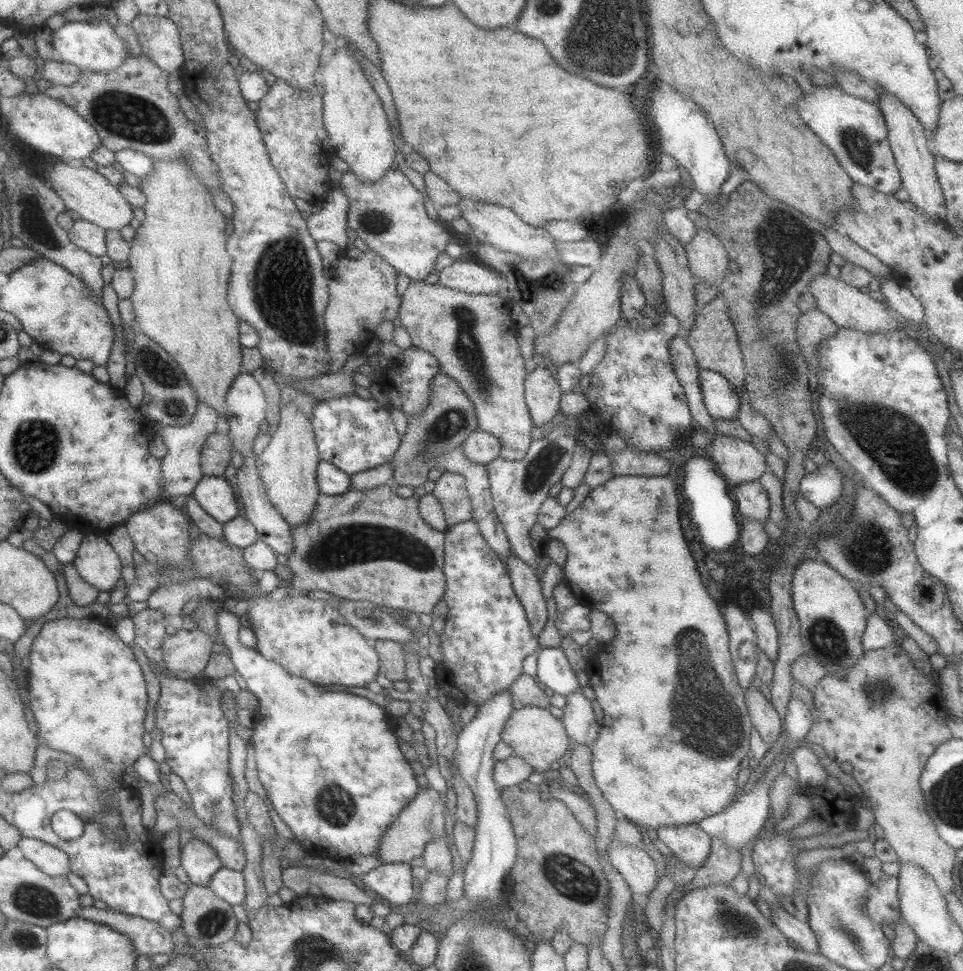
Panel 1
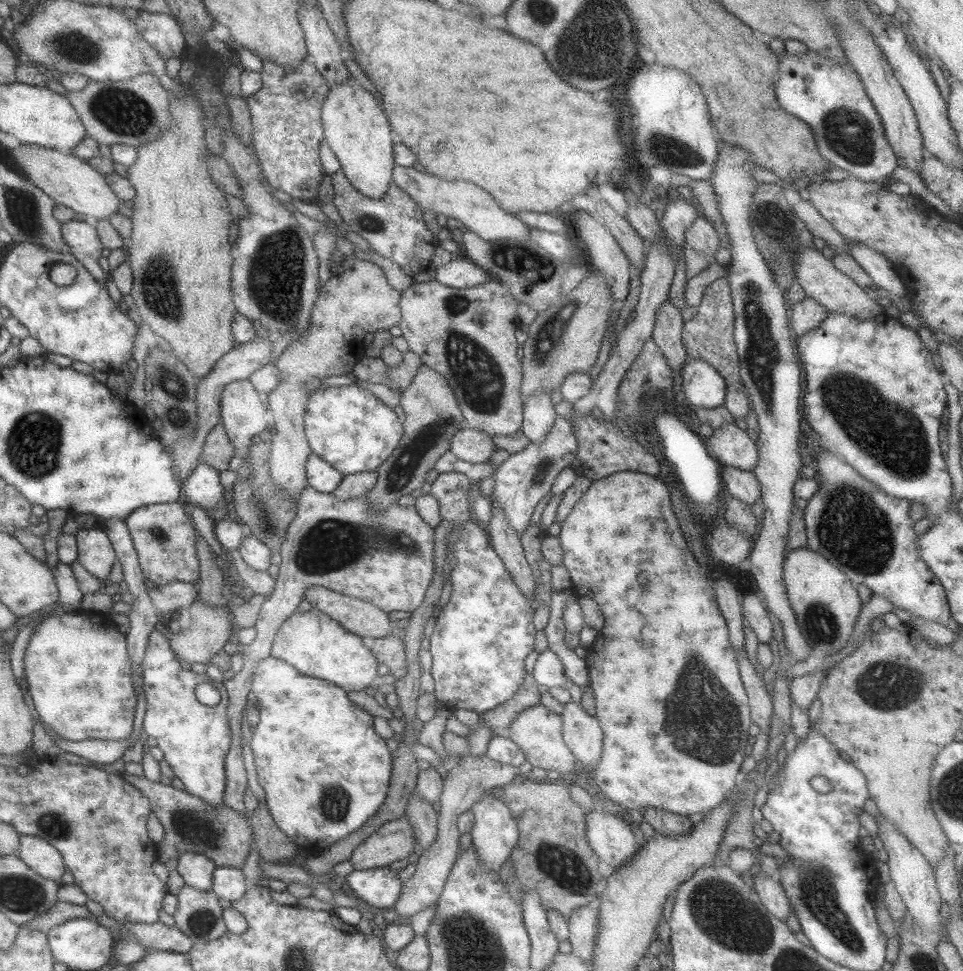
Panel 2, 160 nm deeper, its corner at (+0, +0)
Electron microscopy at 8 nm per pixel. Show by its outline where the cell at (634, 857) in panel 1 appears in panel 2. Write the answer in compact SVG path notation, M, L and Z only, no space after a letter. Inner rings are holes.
M601 807L594 809L593 811L585 813L586 818L586 840L592 847L592 850L599 856L601 860L608 863L610 866L617 869L624 863L627 863L642 846L642 842L638 842L634 837L633 829L623 819L620 819L618 815L613 815L604 811Z

